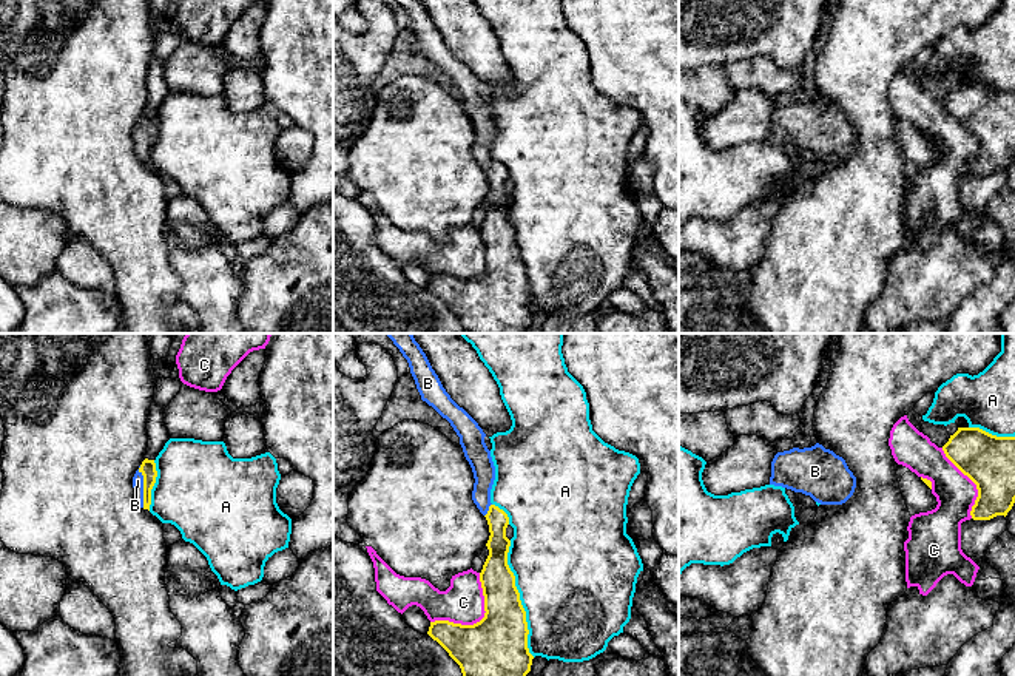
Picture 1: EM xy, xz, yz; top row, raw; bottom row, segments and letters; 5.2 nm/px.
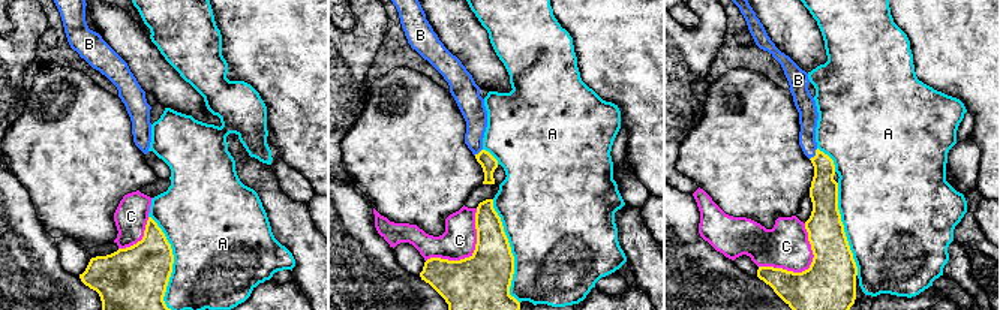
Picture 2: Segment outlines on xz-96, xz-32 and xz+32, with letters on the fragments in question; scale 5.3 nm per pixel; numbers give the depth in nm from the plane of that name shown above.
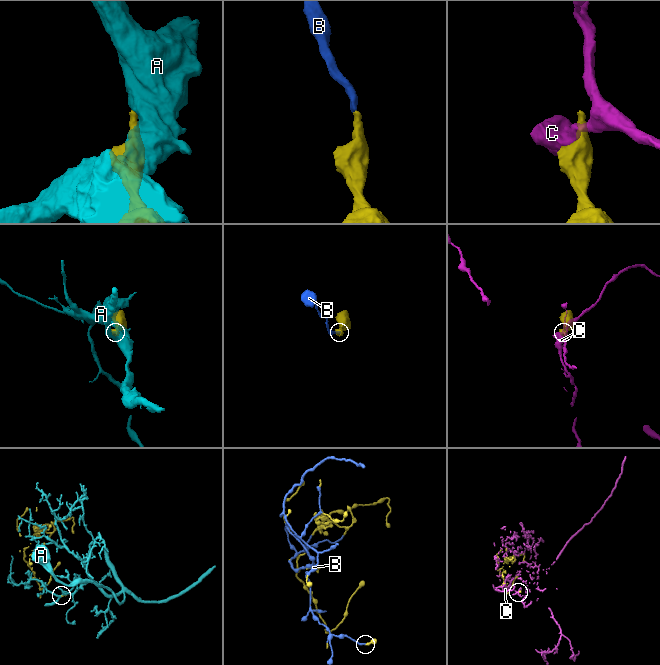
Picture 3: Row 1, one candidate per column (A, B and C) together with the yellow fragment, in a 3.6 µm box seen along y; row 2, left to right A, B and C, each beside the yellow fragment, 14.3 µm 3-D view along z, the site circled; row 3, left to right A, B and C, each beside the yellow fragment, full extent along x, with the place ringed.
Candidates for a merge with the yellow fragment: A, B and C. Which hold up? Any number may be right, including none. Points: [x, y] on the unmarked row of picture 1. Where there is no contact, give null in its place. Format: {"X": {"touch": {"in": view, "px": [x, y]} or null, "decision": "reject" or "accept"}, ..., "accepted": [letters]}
{"A": {"touch": {"in": "xz", "px": [519, 253]}, "decision": "reject"}, "B": {"touch": {"in": "xy", "px": [144, 141]}, "decision": "accept"}, "C": {"touch": {"in": "xz", "px": [480, 275]}, "decision": "reject"}, "accepted": ["B"]}

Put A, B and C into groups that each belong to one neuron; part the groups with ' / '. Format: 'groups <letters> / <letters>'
groups A / B / C

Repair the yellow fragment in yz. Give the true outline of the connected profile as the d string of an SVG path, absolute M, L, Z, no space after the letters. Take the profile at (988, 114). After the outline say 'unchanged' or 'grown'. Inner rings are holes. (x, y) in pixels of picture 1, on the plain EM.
M958 82L942 105L976 139L972 173L1006 171L1015 157L1015 91L996 91L980 82Z; unchanged

